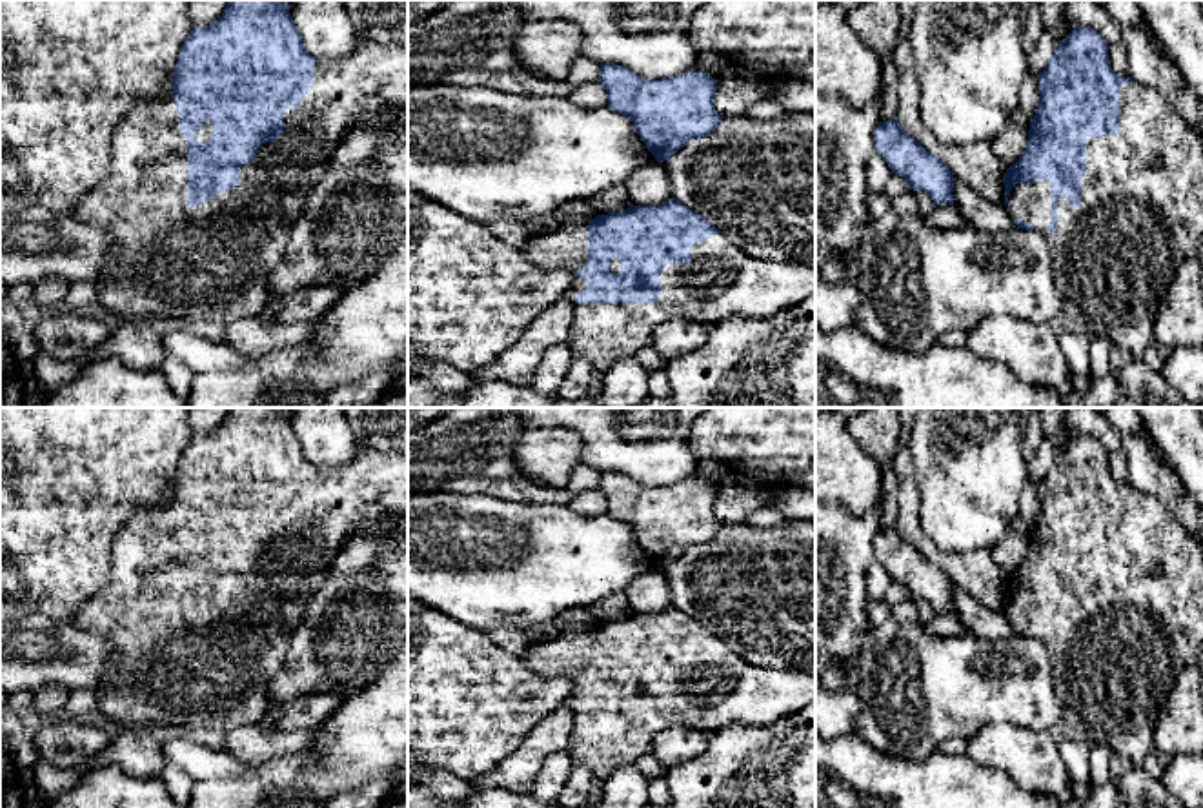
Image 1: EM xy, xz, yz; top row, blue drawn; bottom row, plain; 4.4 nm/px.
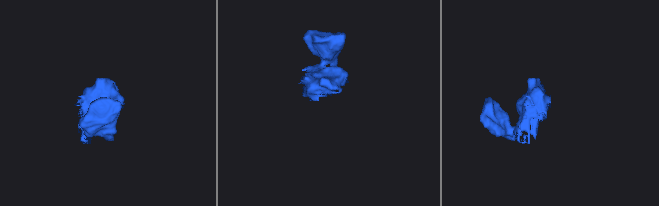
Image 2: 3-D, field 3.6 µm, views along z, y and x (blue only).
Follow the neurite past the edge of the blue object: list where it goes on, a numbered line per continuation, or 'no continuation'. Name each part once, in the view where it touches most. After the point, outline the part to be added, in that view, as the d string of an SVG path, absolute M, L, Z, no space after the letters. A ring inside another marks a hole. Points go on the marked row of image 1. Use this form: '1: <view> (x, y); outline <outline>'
1: yz (1114, 257); outline M1137 80L1119 87L1119 135L1087 136L1087 171L1081 175L1083 202L1077 209L1057 198L1057 231L1050 233L1052 191L1048 180L1016 184L1006 211L1028 222L1050 247L1061 313L1081 328L1105 333L1114 346L1143 359L1154 342L1156 317L1179 266L1203 246L1203 136L1187 124L1165 95Z

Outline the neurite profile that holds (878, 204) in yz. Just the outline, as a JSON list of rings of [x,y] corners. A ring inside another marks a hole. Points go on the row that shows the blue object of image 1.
[[[868,191],[866,197],[866,220],[868,224],[885,217],[888,211],[892,211],[892,198],[883,193]]]

